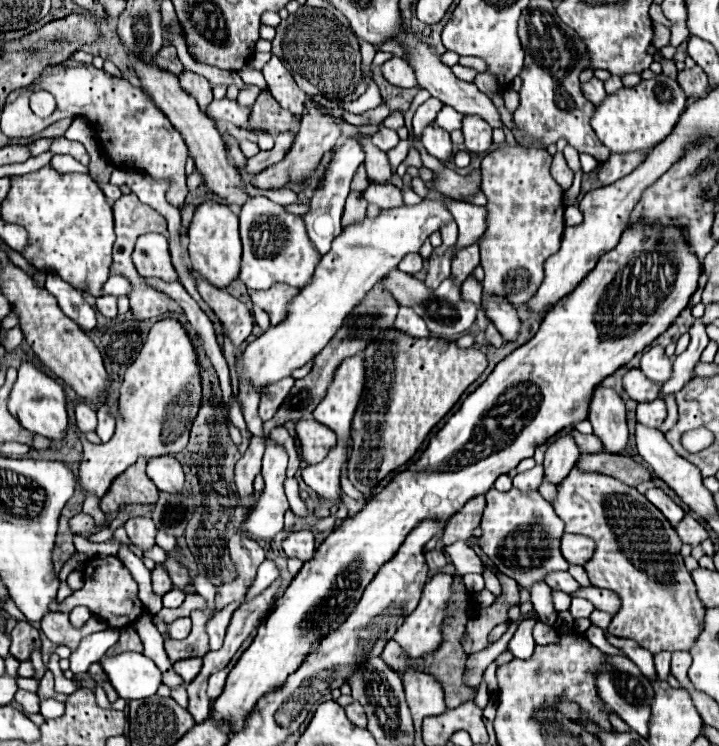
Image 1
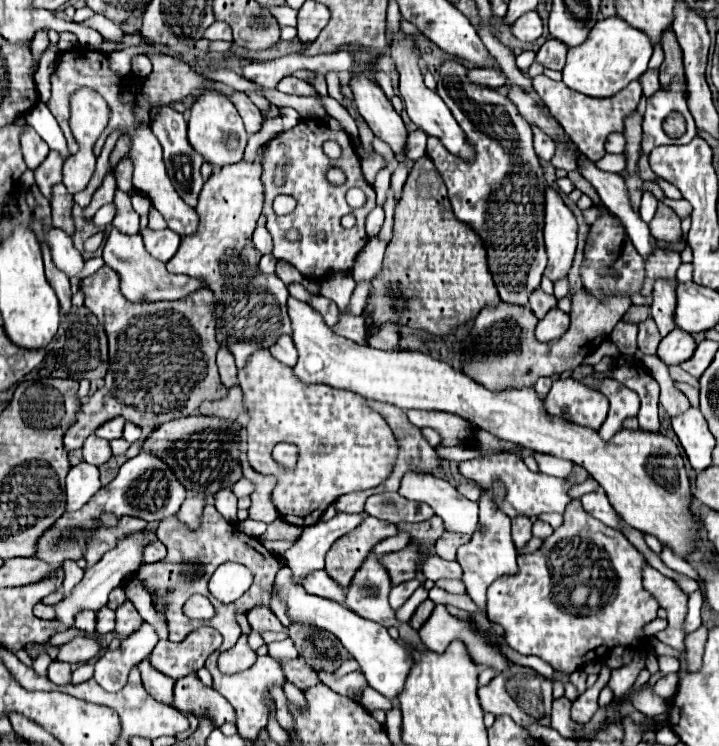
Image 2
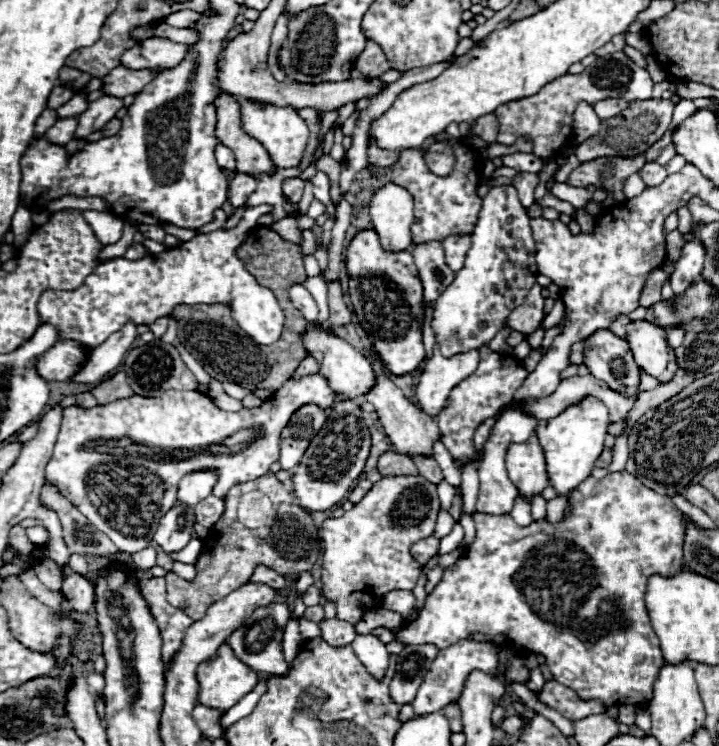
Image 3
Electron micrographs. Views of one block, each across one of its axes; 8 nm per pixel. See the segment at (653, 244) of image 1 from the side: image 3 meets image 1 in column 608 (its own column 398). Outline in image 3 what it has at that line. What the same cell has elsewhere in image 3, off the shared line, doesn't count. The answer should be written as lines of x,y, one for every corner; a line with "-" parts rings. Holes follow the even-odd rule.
374,228
360,230
348,244
346,270
354,282
348,282
348,296
360,328
368,334
374,350
396,374
408,374
420,366
424,356
422,326
424,326
424,300
418,270
410,250
386,252

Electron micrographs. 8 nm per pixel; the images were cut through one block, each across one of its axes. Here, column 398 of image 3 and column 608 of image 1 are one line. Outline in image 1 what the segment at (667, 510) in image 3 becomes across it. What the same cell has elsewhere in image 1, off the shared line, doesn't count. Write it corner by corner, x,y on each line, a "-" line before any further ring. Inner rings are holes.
604,632
604,634
606,634
606,638
608,638
608,642
612,646
616,646
618,650
622,650
642,670
642,674
646,678
652,680
656,676
656,670
654,670
654,654
648,654
648,650
644,650
642,646
636,646
636,642
628,640
628,638
616,638
614,634
608,634
608,632

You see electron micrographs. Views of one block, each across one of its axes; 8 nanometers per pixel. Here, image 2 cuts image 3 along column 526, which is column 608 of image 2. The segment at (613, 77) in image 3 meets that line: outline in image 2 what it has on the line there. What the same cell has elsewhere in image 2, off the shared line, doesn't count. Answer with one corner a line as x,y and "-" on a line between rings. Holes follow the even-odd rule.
544,74
534,76
532,84
534,84
534,90
540,94
540,98
546,102
546,106
550,108
550,112
554,114
554,118
562,124
570,140
578,146
580,152
584,152
594,162
606,154
604,150
606,138
612,132
624,132
624,118
632,110
636,110
638,100
642,96
640,82
630,82
624,90
620,90
620,94
614,94
612,98
588,98
584,94
576,94
574,90
568,90
564,82
554,82
546,78

